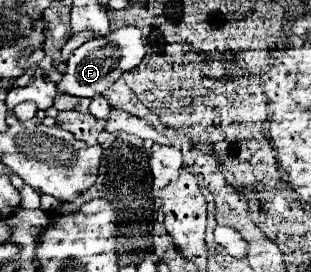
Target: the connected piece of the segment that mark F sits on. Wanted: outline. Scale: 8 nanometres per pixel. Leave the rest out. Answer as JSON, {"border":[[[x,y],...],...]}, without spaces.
{"border":[[[124,26],[108,36],[96,38],[74,50],[68,58],[68,70],[58,84],[58,92],[82,96],[82,98],[94,98],[96,94],[102,94],[106,88],[110,88],[124,72],[134,70],[142,58],[146,56],[146,44],[142,42],[142,32],[136,26]]]}

